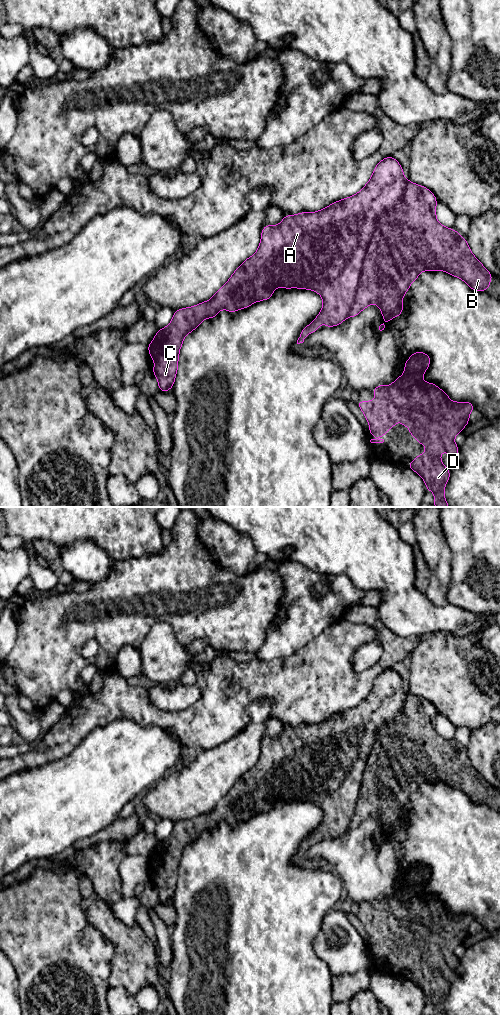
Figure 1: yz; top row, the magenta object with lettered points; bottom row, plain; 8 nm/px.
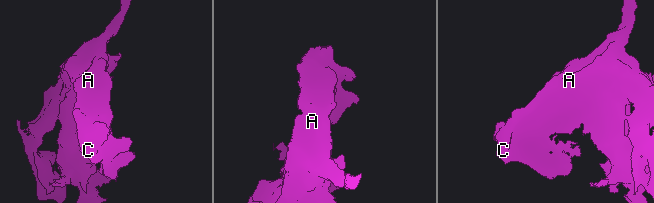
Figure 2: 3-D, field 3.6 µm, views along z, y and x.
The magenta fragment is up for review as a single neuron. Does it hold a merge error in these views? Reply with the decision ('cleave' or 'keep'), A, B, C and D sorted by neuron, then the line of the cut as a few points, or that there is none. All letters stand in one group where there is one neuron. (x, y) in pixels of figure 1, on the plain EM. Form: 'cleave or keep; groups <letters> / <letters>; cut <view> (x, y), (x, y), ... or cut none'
cleave; groups A C / B D; cut yz (407, 692), (401, 713), (376, 730), (347, 828)

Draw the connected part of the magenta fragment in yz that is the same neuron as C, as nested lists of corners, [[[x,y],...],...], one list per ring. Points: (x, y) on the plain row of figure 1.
[[[386,669],[376,677],[370,692],[357,706],[313,725],[286,727],[276,738],[265,737],[256,765],[235,782],[217,805],[194,819],[174,823],[170,836],[158,842],[148,857],[150,869],[156,877],[152,884],[158,891],[159,902],[171,902],[183,851],[204,831],[215,830],[221,821],[233,825],[255,814],[268,812],[277,799],[313,802],[323,810],[321,824],[301,843],[297,856],[303,855],[309,845],[319,841],[321,833],[325,839],[341,836],[354,814],[376,730],[400,716],[406,694],[399,674],[394,669]]]

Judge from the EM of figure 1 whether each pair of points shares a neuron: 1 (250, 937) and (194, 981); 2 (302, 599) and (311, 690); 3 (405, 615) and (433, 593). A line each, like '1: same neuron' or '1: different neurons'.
1: same neuron
2: different neurons
3: different neurons

